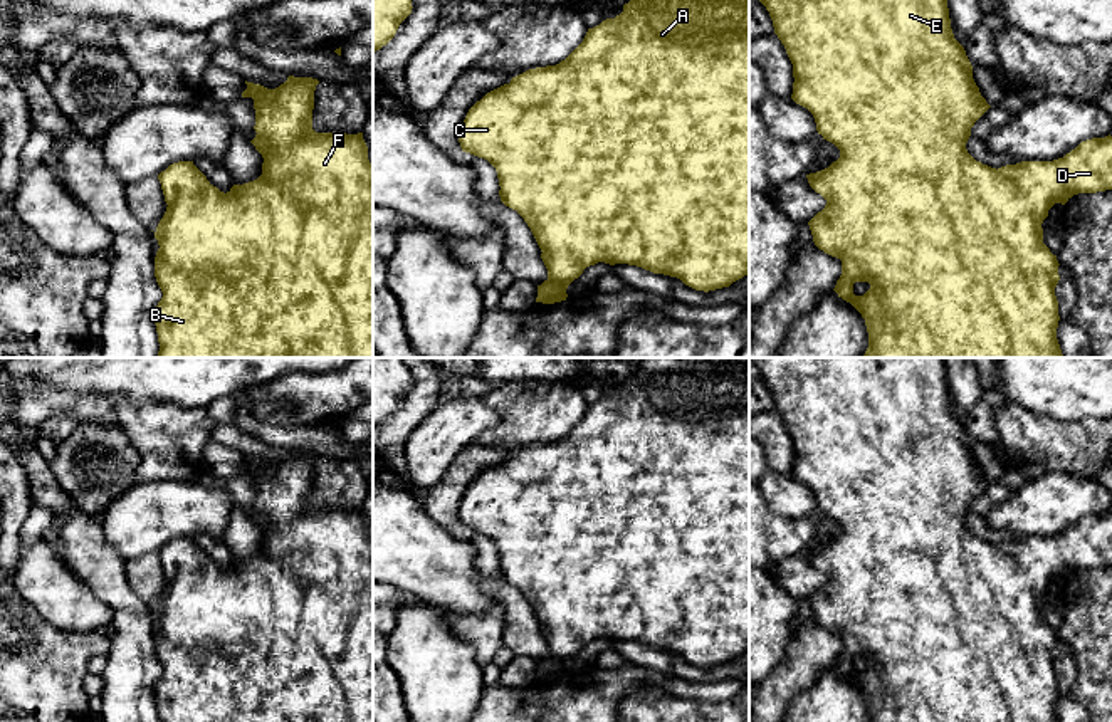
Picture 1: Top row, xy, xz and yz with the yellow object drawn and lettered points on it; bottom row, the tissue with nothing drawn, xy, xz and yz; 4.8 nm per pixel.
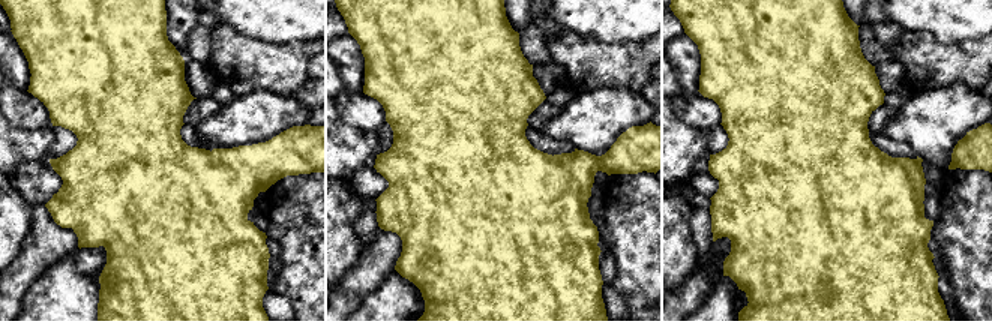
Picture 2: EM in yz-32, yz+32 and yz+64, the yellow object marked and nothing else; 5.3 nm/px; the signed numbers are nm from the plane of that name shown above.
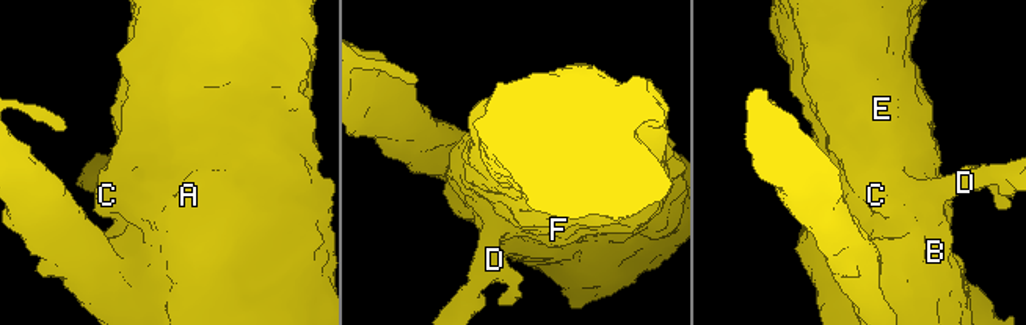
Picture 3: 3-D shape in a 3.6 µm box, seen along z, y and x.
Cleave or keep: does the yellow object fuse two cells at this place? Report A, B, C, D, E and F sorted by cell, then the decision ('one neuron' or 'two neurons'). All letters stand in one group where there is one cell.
groups A B C D E F; one neuron

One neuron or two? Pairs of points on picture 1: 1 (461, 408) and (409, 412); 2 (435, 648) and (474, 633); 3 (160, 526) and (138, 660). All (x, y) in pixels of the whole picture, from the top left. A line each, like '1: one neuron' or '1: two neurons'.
1: two neurons
2: two neurons
3: two neurons

